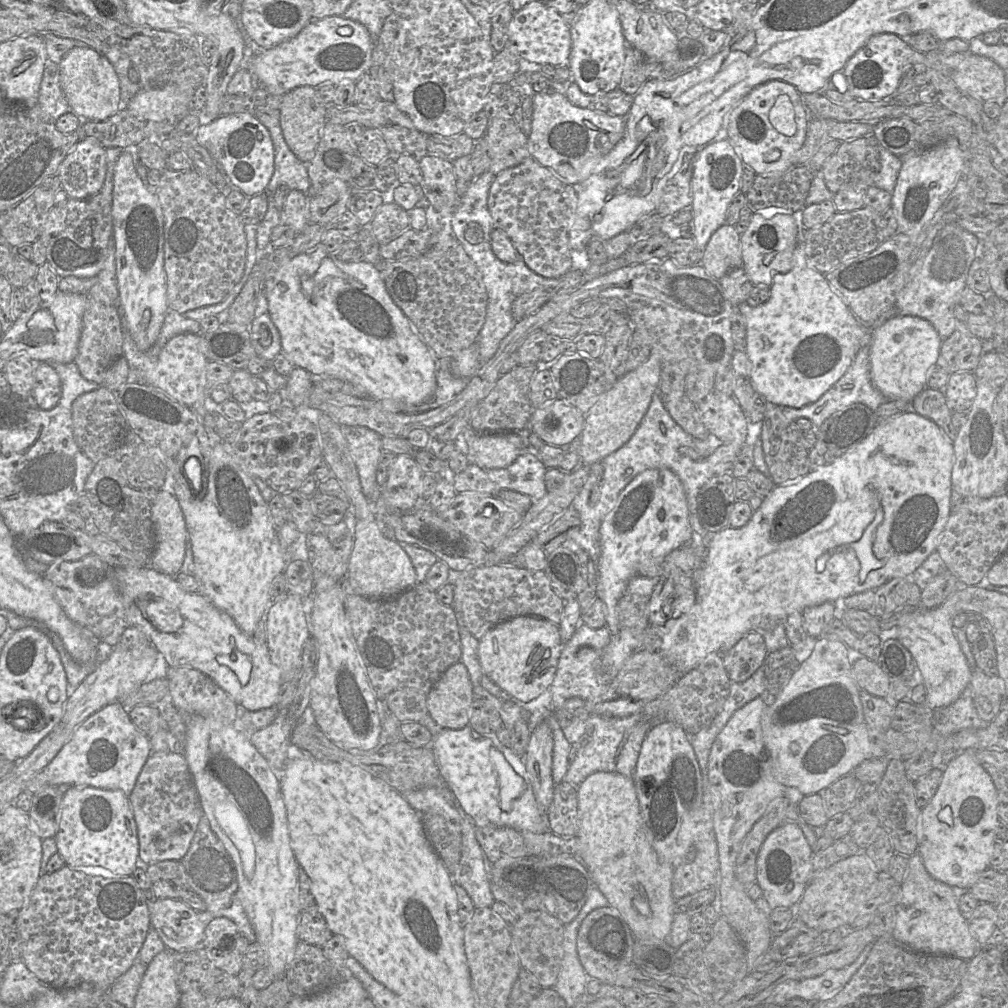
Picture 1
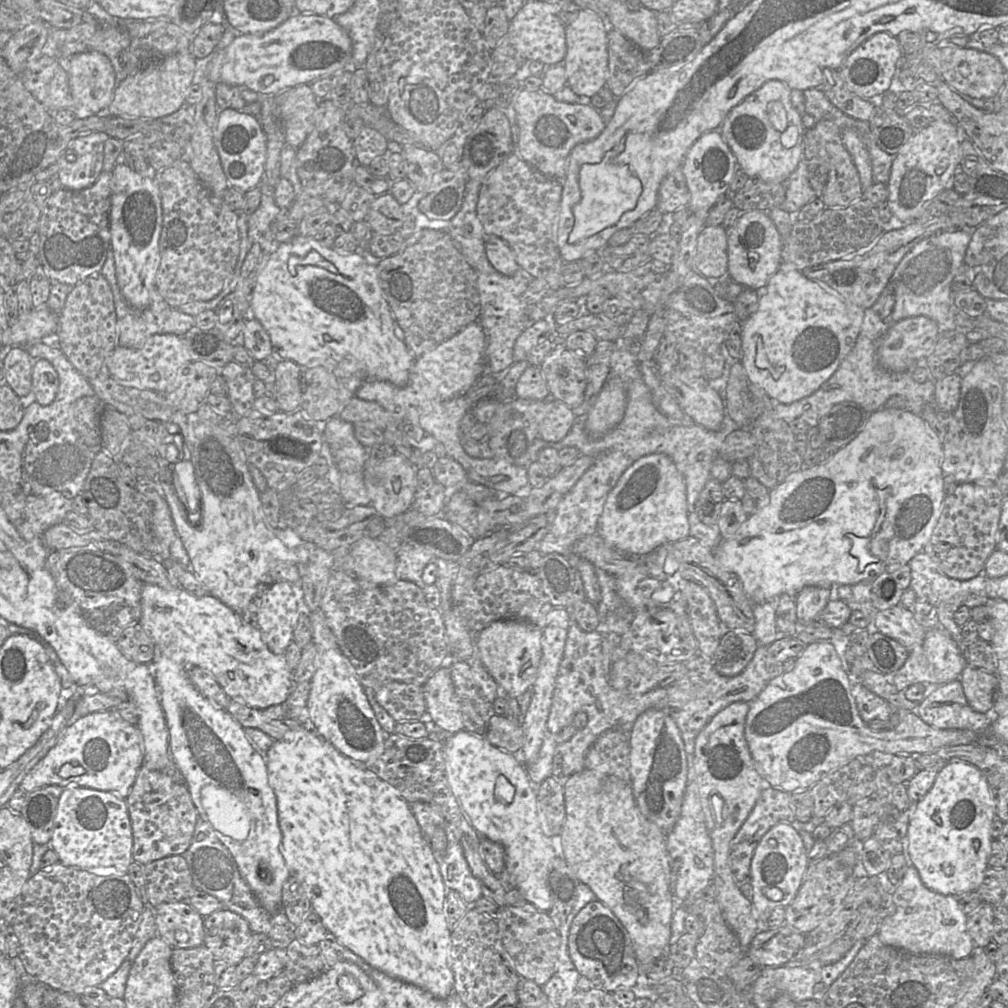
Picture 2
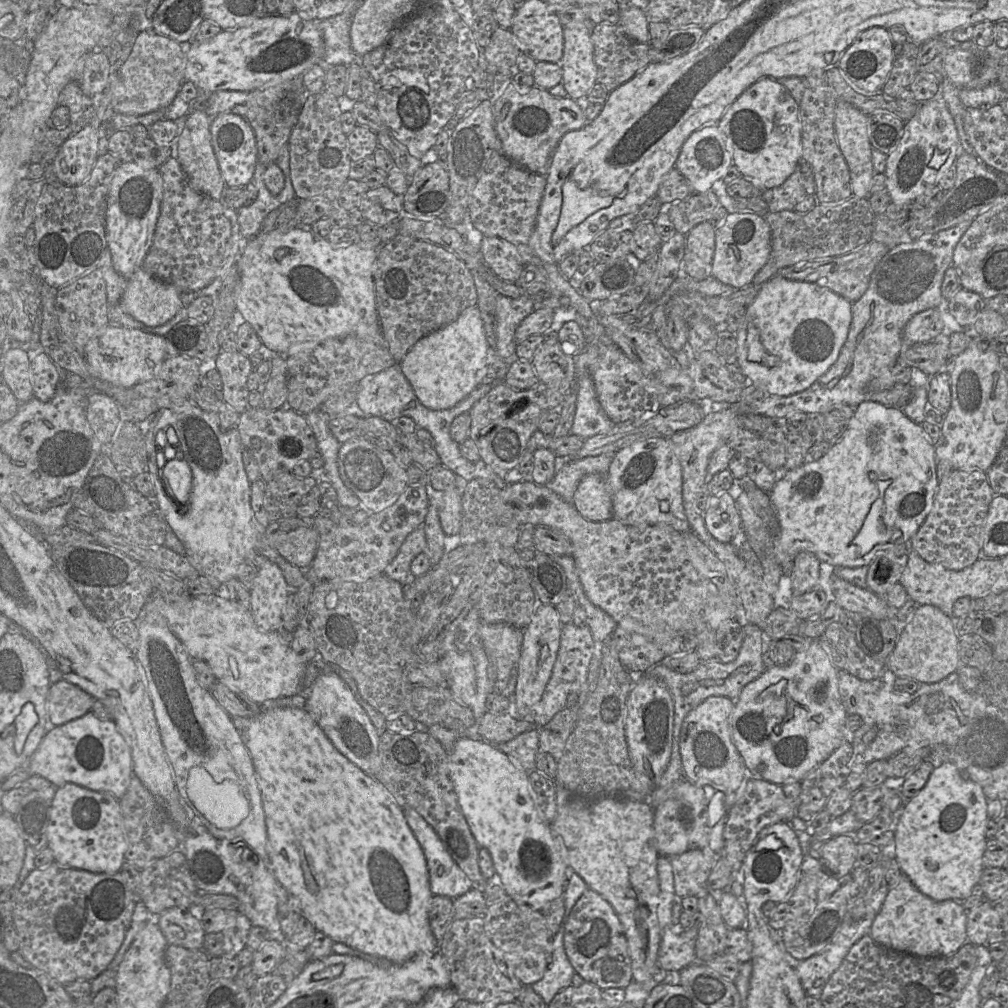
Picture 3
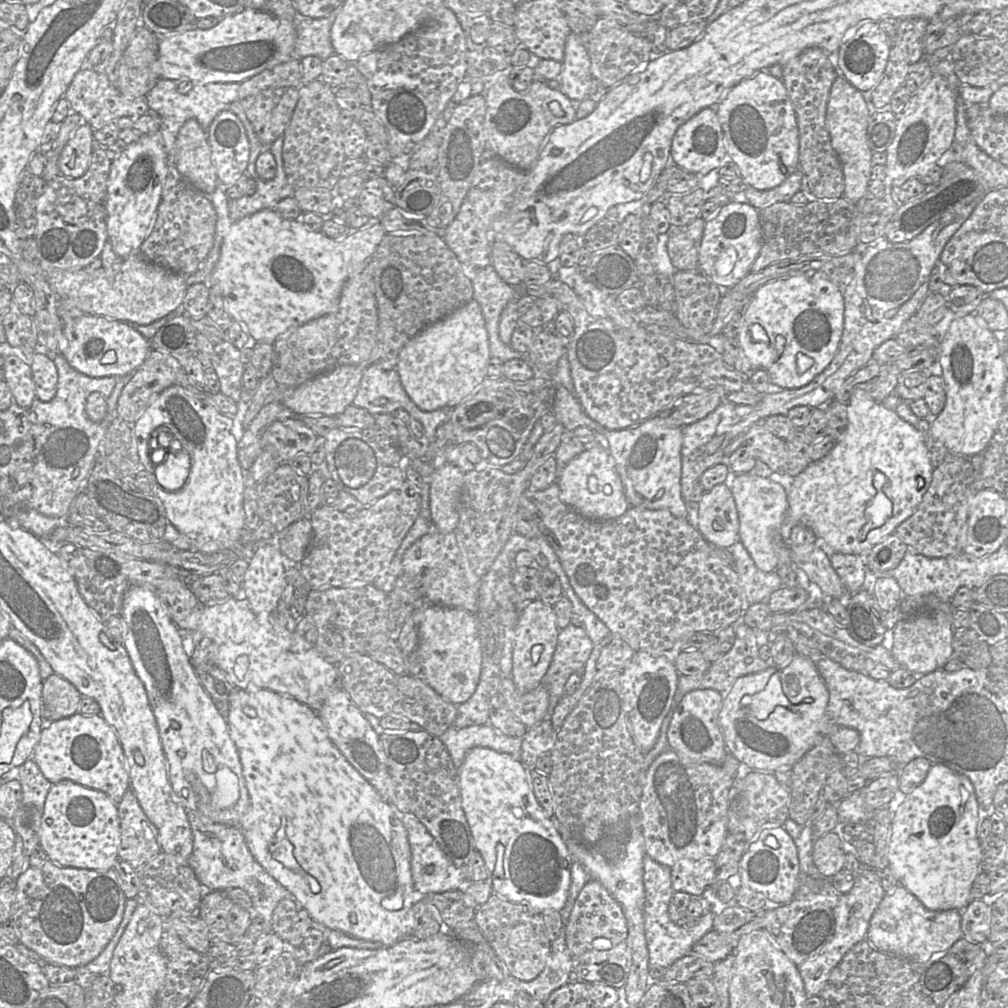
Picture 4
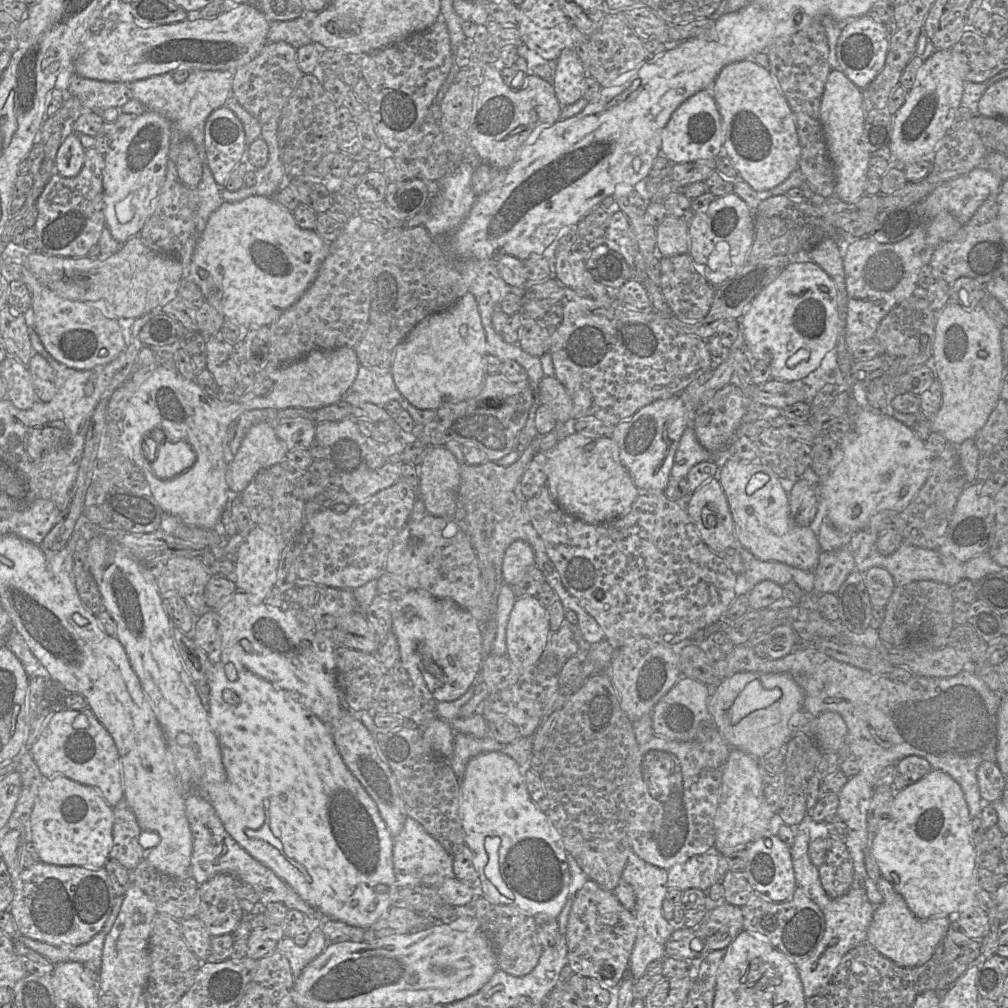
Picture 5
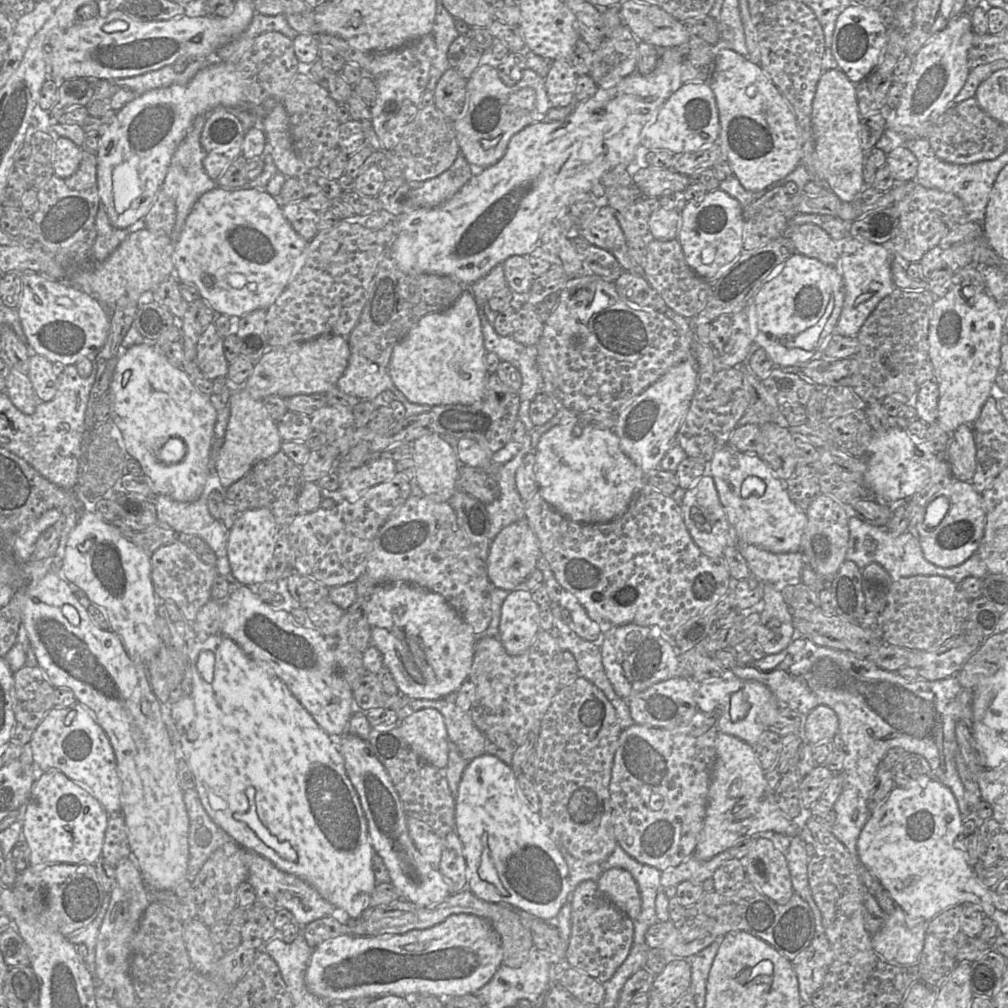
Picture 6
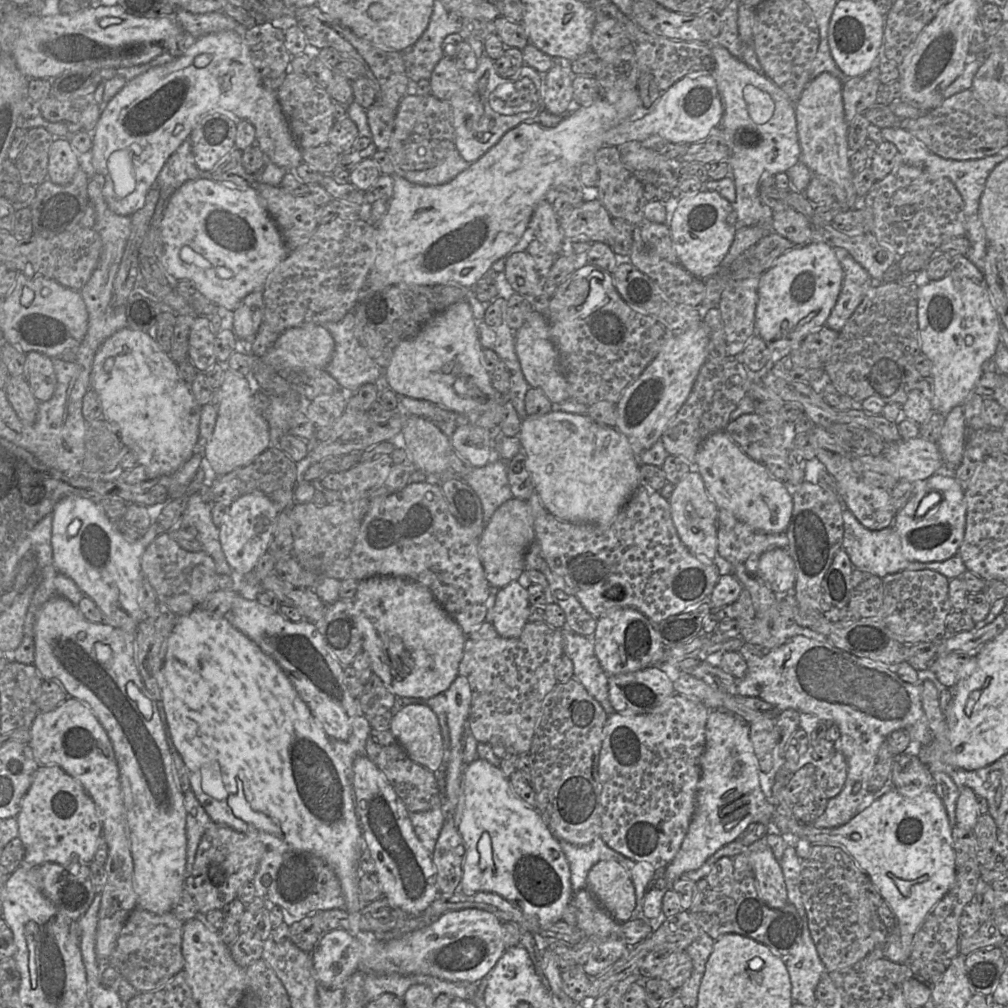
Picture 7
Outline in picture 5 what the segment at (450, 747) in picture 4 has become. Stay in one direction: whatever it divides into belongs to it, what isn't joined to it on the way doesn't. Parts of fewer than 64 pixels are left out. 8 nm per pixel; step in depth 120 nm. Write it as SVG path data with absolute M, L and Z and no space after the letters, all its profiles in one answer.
M454 732L454 750L448 761L456 776L461 780L471 758L483 752L501 751L503 746L490 736L479 739Z

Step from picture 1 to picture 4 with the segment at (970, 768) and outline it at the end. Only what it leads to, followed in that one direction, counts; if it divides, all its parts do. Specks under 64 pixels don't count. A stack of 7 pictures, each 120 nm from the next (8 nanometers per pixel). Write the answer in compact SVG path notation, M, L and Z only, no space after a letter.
M932 764L925 779L893 811L888 848L888 867L898 881L925 908L934 911L949 909L960 913L970 902L972 883L980 870L981 848L977 836L979 804L971 781L955 770Z

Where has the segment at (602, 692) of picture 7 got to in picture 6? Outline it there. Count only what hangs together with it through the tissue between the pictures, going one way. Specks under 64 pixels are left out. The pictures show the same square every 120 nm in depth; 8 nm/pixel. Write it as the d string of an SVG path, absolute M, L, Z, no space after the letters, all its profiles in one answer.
M561 613L560 618L554 618L554 631L556 632L559 638L562 648L566 651L570 651L575 657L579 669L579 676L586 678L594 685L596 685L614 706L621 727L625 729L634 725L635 721L631 716L627 701L621 698L615 692L610 680L606 675L602 662L601 649L599 643L590 642L578 636L574 629L562 620Z

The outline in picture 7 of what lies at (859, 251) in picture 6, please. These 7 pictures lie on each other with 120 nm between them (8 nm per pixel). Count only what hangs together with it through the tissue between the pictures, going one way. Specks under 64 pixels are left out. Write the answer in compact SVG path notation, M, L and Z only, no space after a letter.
M848 253L840 260L844 278L837 302L828 316L825 326L840 332L853 312L873 286L868 272Z

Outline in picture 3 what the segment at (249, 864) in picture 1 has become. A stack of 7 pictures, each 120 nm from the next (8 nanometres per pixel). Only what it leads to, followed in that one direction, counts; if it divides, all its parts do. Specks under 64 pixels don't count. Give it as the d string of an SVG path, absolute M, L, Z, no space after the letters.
M203 767L189 770L186 787L198 812L217 828L232 829L249 814L249 803L239 785L232 780L216 783Z

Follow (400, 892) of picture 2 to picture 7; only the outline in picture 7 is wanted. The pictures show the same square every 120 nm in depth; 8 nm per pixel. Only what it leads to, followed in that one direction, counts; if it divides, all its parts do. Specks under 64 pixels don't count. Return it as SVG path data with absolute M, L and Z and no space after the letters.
M200 607L178 616L168 640L165 660L158 675L166 722L170 737L189 771L191 790L210 819L261 841L267 849L286 853L311 854L323 859L336 873L346 901L348 914L360 912L359 861L364 850L364 839L356 813L353 786L345 767L309 707L277 664L249 637L235 628L226 617L213 617Z

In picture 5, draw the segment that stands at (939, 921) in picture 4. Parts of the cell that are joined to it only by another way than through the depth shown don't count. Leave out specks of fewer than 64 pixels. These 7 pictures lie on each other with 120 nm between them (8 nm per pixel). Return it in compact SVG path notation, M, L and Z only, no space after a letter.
M896 892L892 899L883 900L875 910L867 931L867 943L898 966L913 968L923 965L933 957L935 949L952 926L953 923L948 917L916 917L904 898Z

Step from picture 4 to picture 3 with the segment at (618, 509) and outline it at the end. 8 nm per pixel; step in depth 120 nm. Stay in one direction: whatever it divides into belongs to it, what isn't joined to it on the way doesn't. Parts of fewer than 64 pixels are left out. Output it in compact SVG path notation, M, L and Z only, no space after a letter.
M585 475L579 482L571 503L590 521L602 522L614 517L606 475Z

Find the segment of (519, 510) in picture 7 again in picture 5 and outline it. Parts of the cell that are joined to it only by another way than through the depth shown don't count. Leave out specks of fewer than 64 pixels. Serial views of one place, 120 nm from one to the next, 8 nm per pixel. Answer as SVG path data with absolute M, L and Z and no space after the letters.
M514 541L506 549L502 562L504 584L513 586L519 583L534 565L535 555L532 547L525 541Z

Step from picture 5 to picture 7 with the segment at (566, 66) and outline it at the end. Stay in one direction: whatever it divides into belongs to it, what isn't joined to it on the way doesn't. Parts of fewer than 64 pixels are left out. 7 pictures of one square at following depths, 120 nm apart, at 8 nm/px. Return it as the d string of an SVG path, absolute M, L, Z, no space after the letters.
M553 64L542 79L544 109L552 114L568 114L573 105L572 71L570 67Z

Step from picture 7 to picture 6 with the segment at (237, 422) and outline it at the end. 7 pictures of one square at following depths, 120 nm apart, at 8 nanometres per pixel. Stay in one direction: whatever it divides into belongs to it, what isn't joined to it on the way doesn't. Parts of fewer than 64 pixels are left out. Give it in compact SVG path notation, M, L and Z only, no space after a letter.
M237 387L229 399L230 416L225 437L216 460L216 474L226 489L242 477L252 467L281 450L281 437L276 422L270 418L261 400L256 400L242 387Z

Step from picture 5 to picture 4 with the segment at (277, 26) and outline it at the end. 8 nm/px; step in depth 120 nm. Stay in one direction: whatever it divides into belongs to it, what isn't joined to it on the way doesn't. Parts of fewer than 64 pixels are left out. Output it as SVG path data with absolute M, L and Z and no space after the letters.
M339 8L324 18L300 18L295 22L296 39L293 56L302 59L317 56L325 60L334 54L331 43L331 27Z

